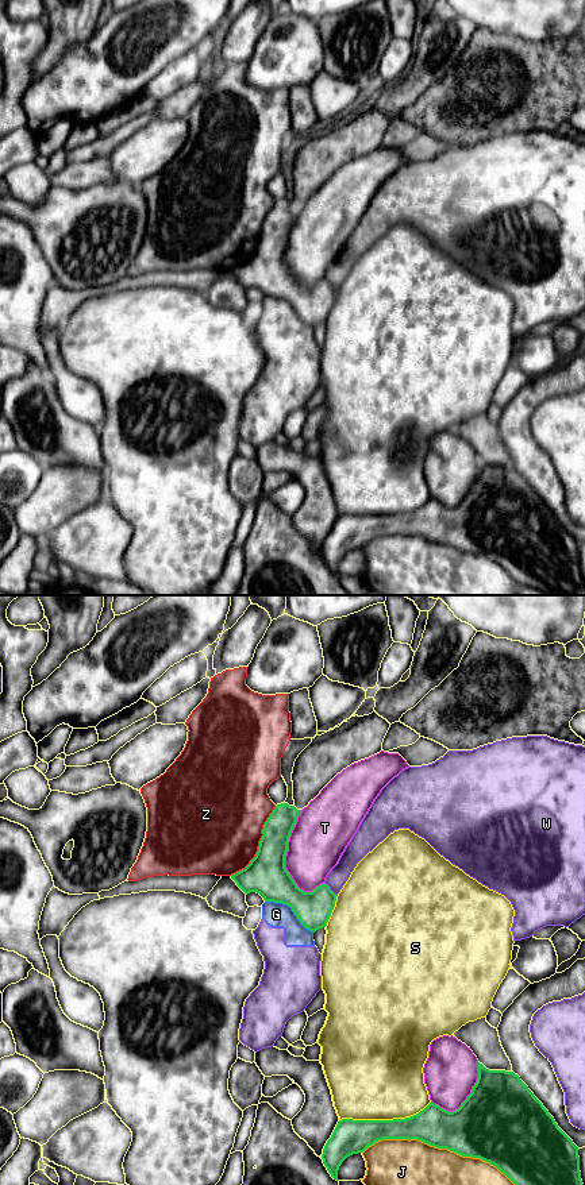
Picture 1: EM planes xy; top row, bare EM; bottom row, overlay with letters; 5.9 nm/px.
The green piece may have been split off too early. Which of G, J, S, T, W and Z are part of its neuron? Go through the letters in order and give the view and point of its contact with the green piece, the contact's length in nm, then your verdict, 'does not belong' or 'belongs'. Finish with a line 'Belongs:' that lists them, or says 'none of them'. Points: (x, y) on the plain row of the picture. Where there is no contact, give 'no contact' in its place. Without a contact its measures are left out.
G: xy (291, 302) | 340 nm | does not belong
J: xy (442, 543) | 950 nm | does not belong
S: xy (384, 516) | 550 nm | does not belong
T: xy (285, 250) | 500 nm | does not belong
W: xy (330, 285) | 110 nm | does not belong
Z: xy (260, 239) | 500 nm | does not belong
Belongs: none of them

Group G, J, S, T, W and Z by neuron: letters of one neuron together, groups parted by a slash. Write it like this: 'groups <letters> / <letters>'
groups G W / J / S / T / Z

